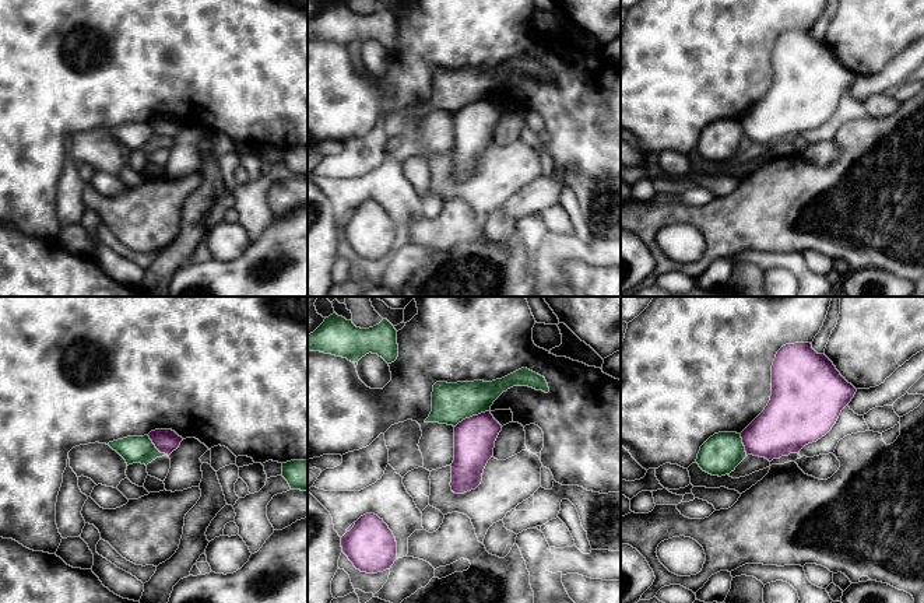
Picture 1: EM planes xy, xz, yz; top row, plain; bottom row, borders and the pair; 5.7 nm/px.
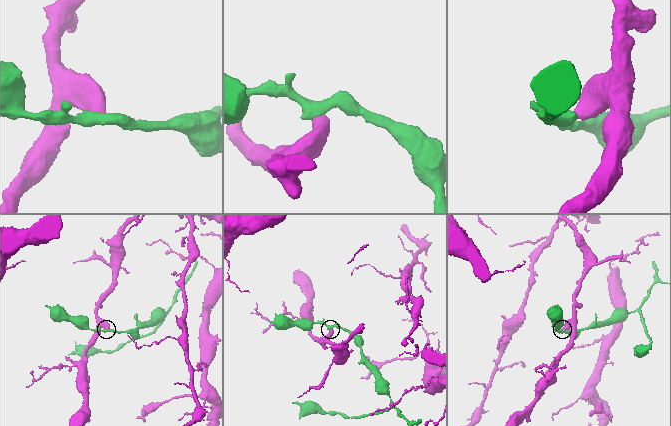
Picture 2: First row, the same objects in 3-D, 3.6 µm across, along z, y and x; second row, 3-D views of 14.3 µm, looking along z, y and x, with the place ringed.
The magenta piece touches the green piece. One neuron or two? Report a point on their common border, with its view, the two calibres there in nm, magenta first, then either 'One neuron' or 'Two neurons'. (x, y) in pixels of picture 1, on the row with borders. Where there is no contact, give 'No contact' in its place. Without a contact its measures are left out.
Touches magenta at xz (473, 416). Thickness 240 nm (magenta) against 240 nm. Two neurons

